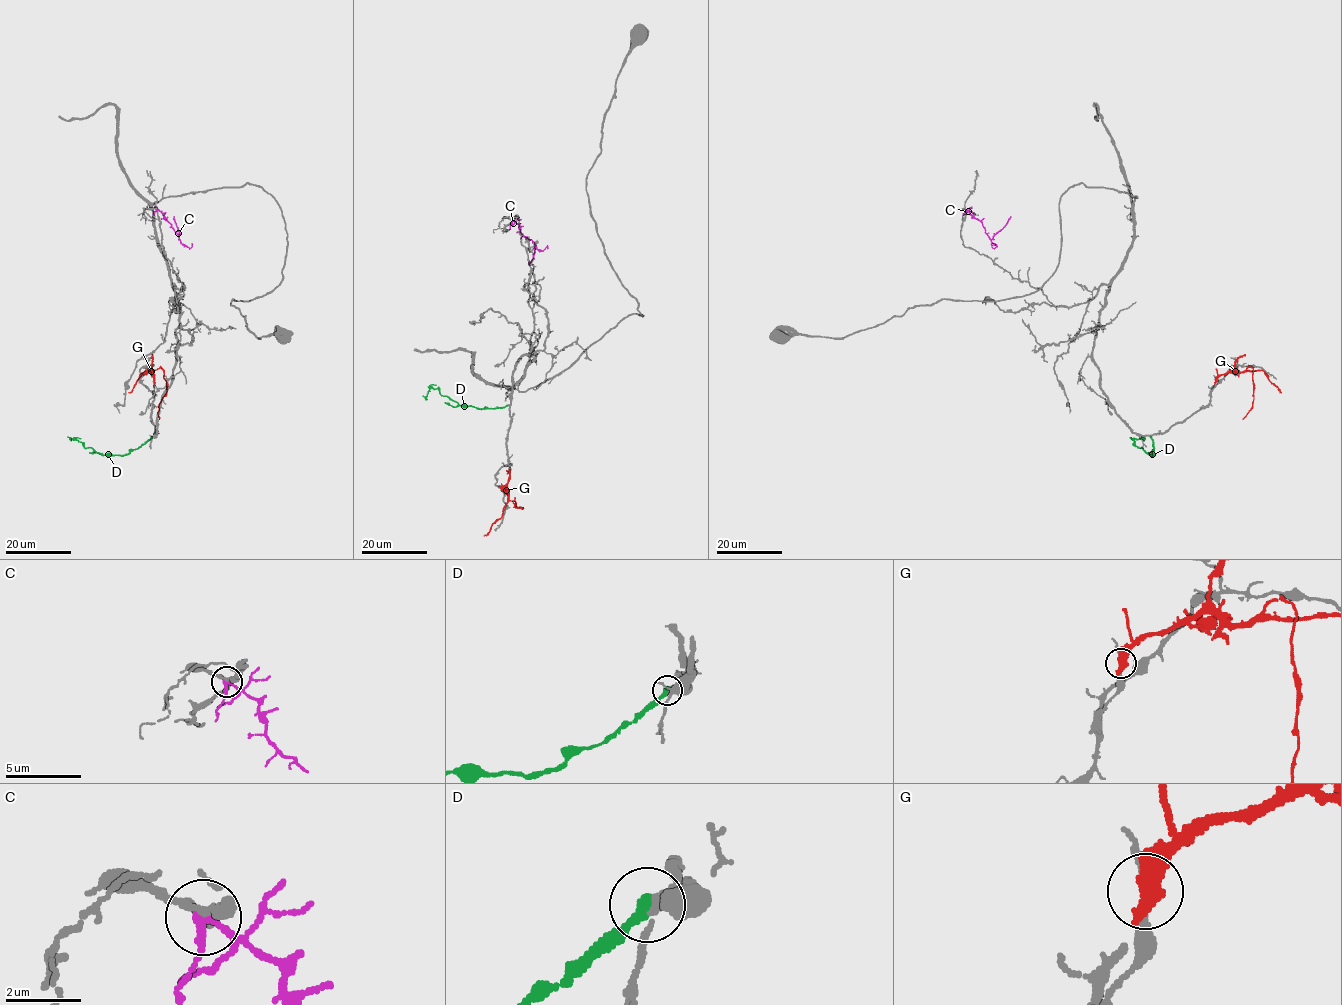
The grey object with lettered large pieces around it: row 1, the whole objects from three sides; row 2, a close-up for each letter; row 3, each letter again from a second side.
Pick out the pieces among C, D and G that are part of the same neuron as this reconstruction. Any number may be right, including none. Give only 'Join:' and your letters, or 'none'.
Join: D

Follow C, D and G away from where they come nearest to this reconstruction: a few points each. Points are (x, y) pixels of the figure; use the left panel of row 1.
C: (156, 210), (163, 214), (179, 239), (174, 216)
D: (151, 437), (127, 453), (103, 455), (67, 436)
G: (154, 381), (151, 370), (159, 367), (163, 371), (167, 391), (159, 408), (159, 419)

